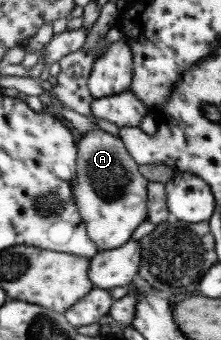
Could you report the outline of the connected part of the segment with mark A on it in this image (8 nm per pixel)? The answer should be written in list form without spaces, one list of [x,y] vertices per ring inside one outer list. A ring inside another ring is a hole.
[[[97,129],[78,135],[76,139],[77,159],[75,159],[75,174],[77,186],[74,188],[73,202],[79,210],[81,221],[85,224],[87,237],[97,245],[97,250],[113,250],[123,246],[131,239],[131,233],[147,219],[146,181],[138,172],[137,165],[127,154],[119,138]]]

